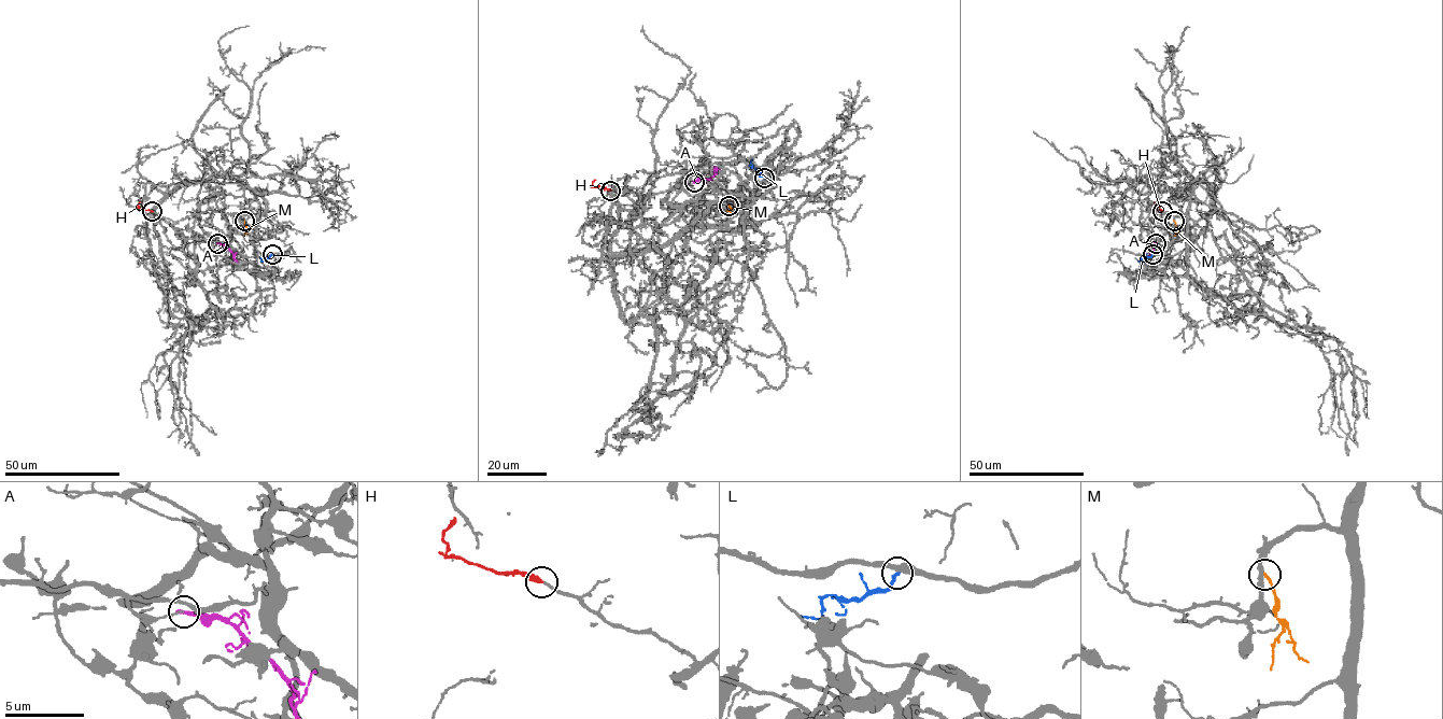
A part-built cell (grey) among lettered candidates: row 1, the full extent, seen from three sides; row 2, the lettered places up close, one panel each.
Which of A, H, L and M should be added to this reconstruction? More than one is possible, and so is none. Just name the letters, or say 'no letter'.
H

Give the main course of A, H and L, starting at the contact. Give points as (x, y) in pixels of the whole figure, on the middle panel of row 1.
A: (694, 181), (709, 179), (718, 167)
H: (610, 191), (594, 186), (595, 179)
L: (764, 178), (753, 167), (751, 159)

